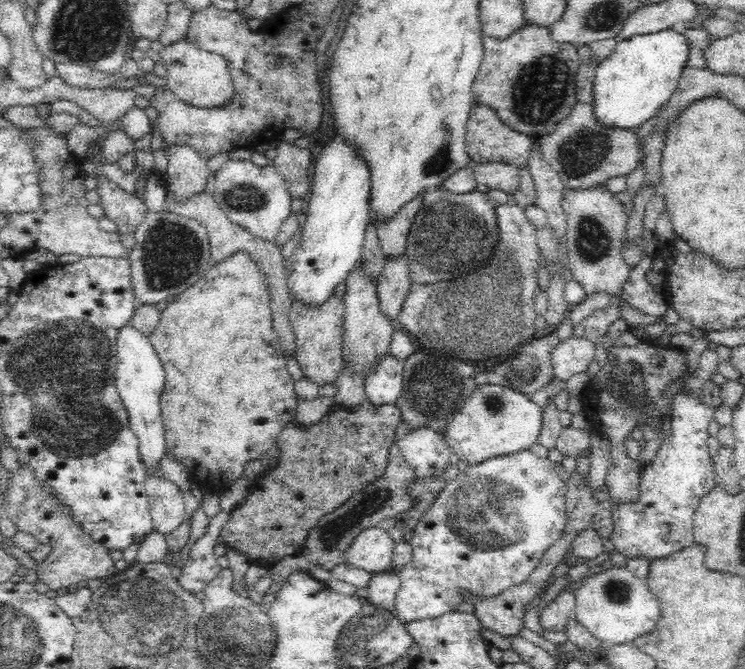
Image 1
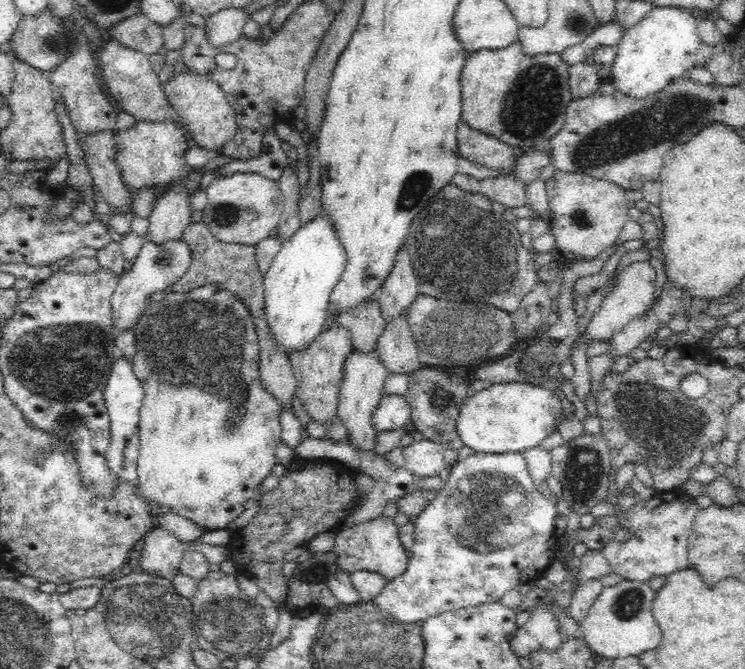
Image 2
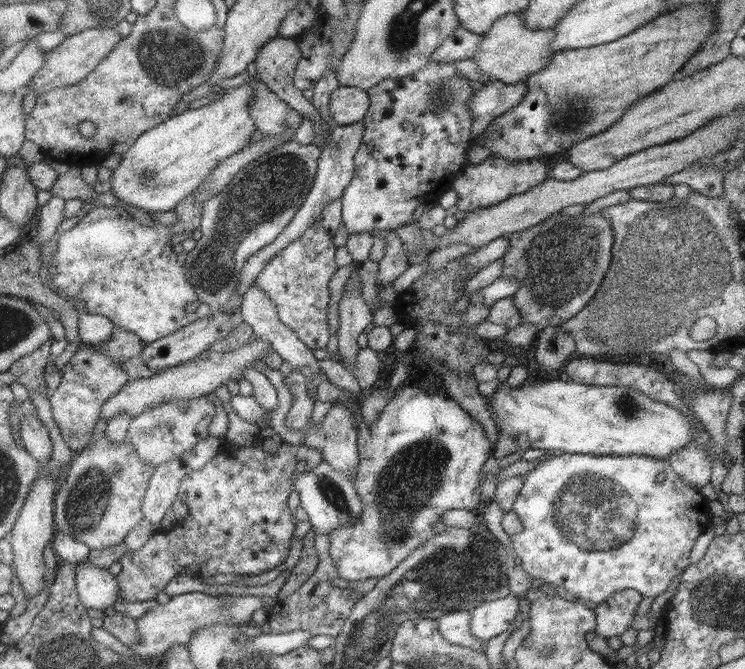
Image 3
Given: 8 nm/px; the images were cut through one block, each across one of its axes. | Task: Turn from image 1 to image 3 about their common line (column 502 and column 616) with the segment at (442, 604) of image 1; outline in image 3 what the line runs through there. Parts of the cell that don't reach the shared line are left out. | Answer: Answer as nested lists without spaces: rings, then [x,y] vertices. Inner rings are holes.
[[[556,453],[524,475],[522,487],[511,508],[511,511],[521,521],[522,528],[521,532],[509,536],[509,542],[511,542],[511,551],[522,560],[517,565],[522,568],[523,572],[527,572],[527,576],[531,576],[533,580],[539,579],[543,583],[563,586],[576,598],[580,596],[585,600],[591,600],[591,602],[603,602],[613,591],[619,589],[633,589],[639,592],[642,597],[651,596],[651,598],[654,598],[661,592],[665,592],[667,586],[671,584],[671,580],[677,575],[681,575],[689,565],[689,552],[691,552],[695,539],[710,526],[711,510],[712,504],[699,493],[699,490],[694,489],[680,476],[677,476],[666,460],[645,455]]]

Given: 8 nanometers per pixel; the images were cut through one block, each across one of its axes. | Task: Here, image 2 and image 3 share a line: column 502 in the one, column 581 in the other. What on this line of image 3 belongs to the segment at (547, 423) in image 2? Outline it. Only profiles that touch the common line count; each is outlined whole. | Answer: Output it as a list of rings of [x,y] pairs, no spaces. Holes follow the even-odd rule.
[[[557,376],[552,377],[531,377],[527,378],[520,386],[510,388],[507,383],[501,383],[498,387],[496,386],[495,391],[491,396],[484,396],[486,398],[486,407],[489,412],[492,412],[493,417],[496,421],[496,427],[498,428],[498,437],[494,442],[492,448],[492,456],[495,459],[505,458],[513,452],[522,452],[528,448],[539,448],[539,450],[547,450],[556,453],[583,453],[592,455],[617,455],[617,456],[627,456],[627,455],[645,455],[652,456],[656,459],[663,459],[669,456],[672,450],[677,450],[678,448],[684,447],[685,445],[691,445],[691,440],[695,440],[692,436],[692,428],[689,421],[683,416],[676,408],[672,406],[667,406],[658,400],[653,400],[649,396],[645,396],[642,392],[635,390],[635,388],[627,388],[626,386],[591,386],[586,384],[581,384],[580,382],[575,382],[572,380],[563,381]]]

